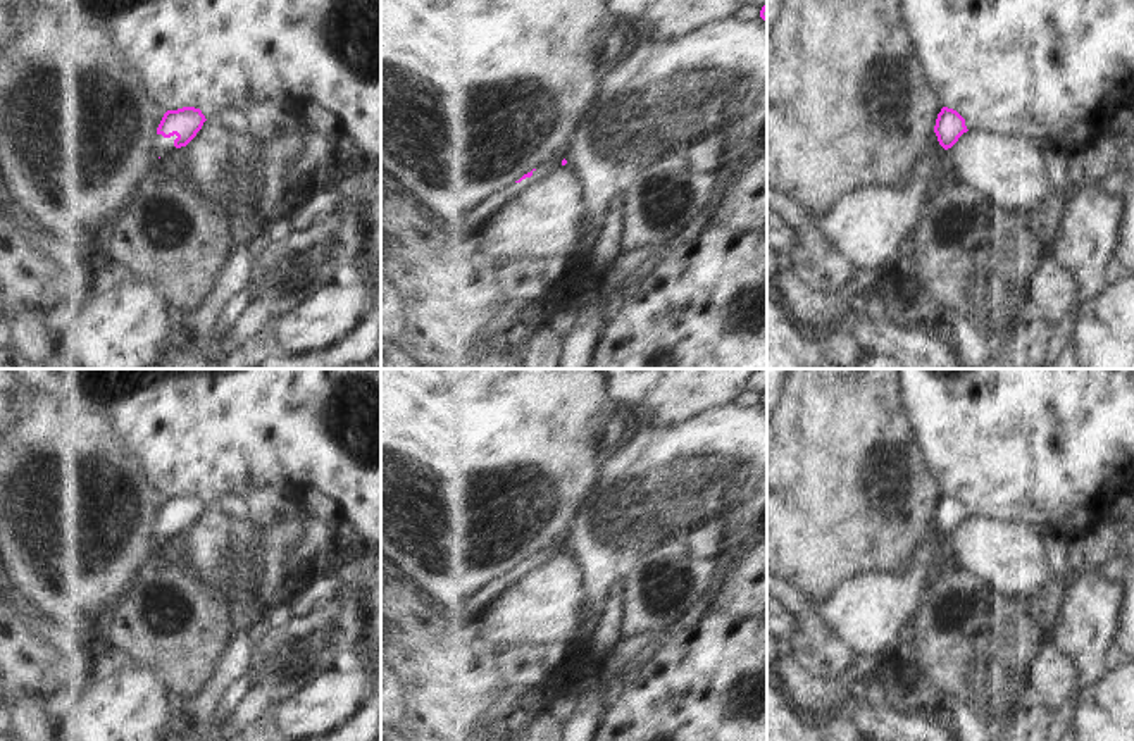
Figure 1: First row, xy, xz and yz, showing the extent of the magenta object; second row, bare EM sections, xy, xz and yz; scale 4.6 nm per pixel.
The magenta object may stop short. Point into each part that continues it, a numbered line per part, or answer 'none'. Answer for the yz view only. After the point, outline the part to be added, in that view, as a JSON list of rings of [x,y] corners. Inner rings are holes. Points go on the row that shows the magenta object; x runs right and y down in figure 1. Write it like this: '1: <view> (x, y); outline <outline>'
none

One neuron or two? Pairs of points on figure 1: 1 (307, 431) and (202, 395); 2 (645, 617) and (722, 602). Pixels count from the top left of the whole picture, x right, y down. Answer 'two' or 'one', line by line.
1: one
2: two

